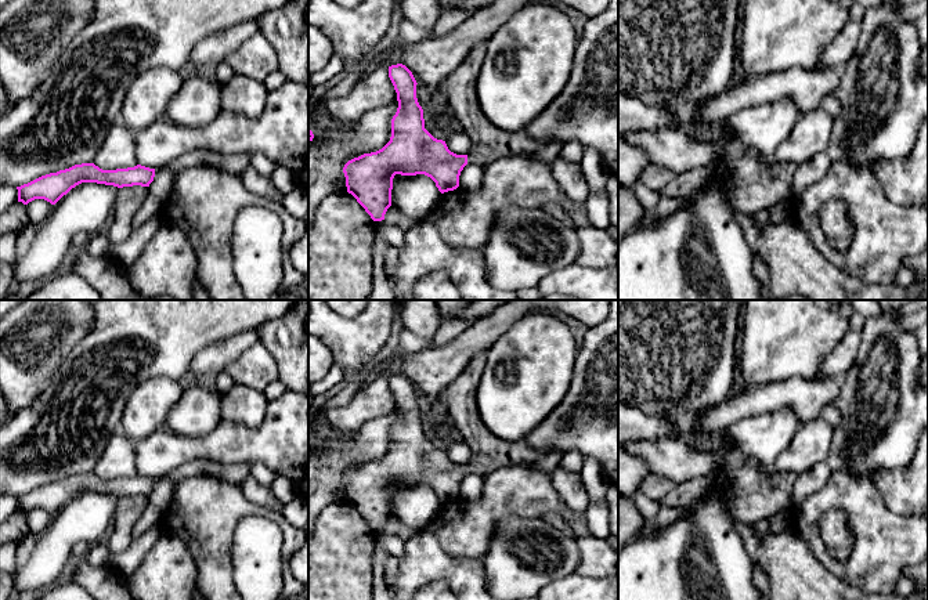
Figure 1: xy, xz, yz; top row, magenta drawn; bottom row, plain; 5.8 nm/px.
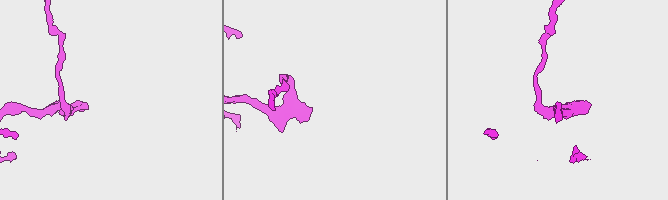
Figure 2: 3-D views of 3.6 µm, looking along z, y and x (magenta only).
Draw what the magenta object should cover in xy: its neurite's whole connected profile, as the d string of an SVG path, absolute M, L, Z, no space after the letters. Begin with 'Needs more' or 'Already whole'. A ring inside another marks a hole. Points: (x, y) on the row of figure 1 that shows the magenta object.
Already whole. M82 163L17 187L18 202L28 205L35 199L44 199L55 205L64 195L82 182L97 182L118 188L133 185L149 187L154 177L155 169L141 165L127 169L102 170L94 163Z

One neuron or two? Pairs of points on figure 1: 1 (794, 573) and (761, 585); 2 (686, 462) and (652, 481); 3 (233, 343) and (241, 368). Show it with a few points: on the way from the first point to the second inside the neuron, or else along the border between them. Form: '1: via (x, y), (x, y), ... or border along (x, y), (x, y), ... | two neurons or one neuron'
1: border along (755, 563), (765, 573), (771, 585) | two neurons
2: border along (652, 472), (668, 477), (675, 484) | two neurons
3: border along (259, 342), (248, 347), (223, 369) | two neurons

